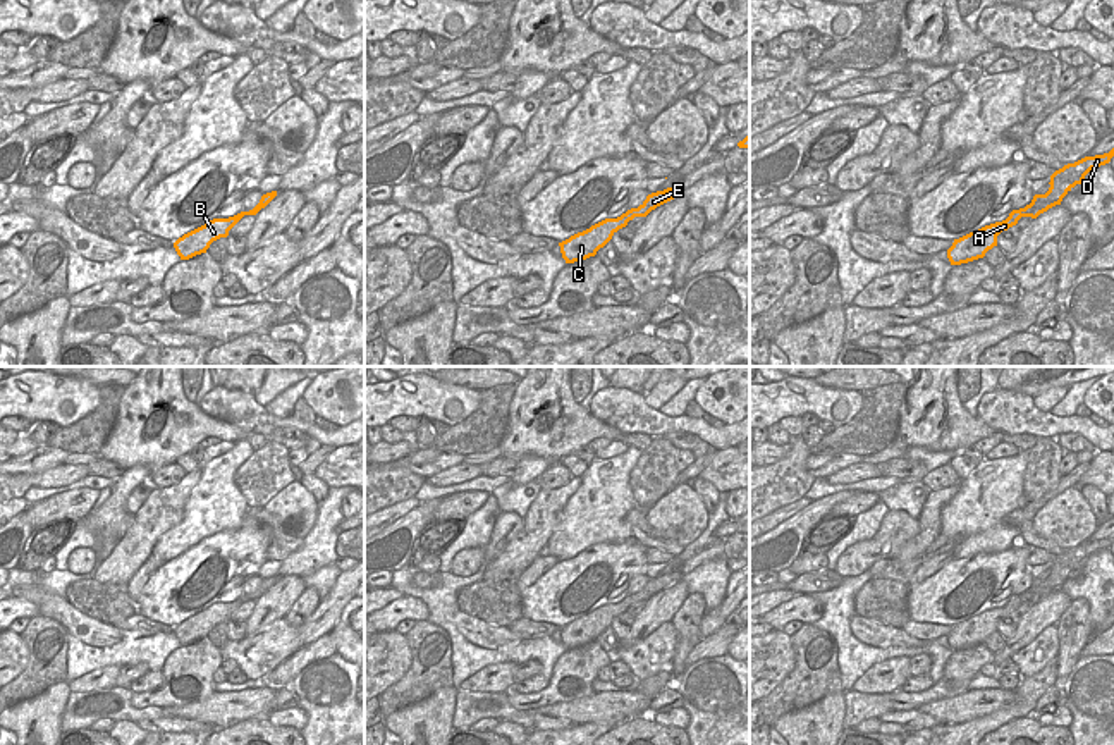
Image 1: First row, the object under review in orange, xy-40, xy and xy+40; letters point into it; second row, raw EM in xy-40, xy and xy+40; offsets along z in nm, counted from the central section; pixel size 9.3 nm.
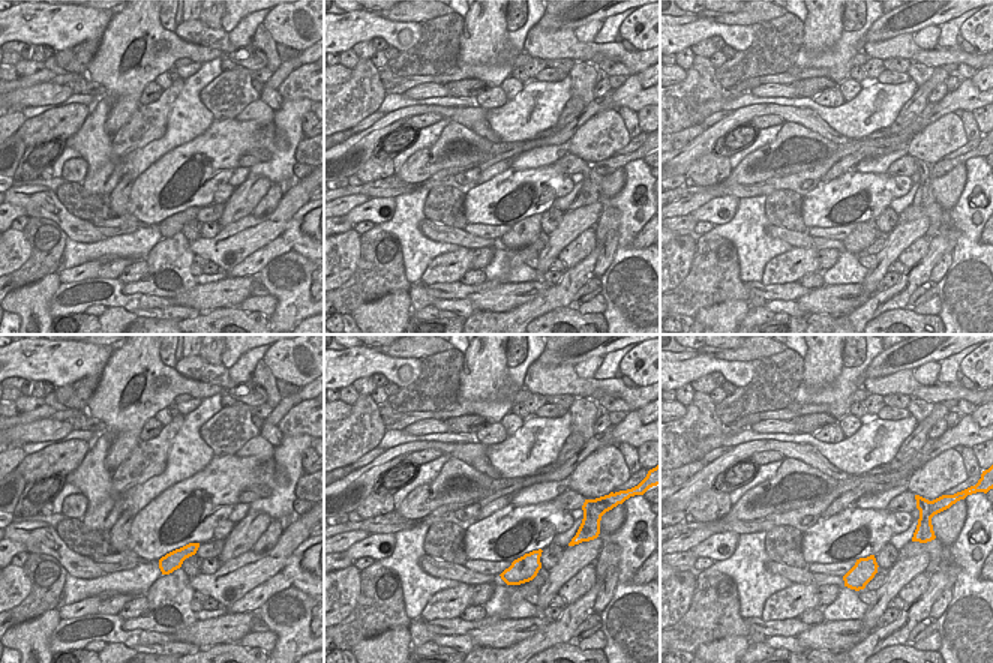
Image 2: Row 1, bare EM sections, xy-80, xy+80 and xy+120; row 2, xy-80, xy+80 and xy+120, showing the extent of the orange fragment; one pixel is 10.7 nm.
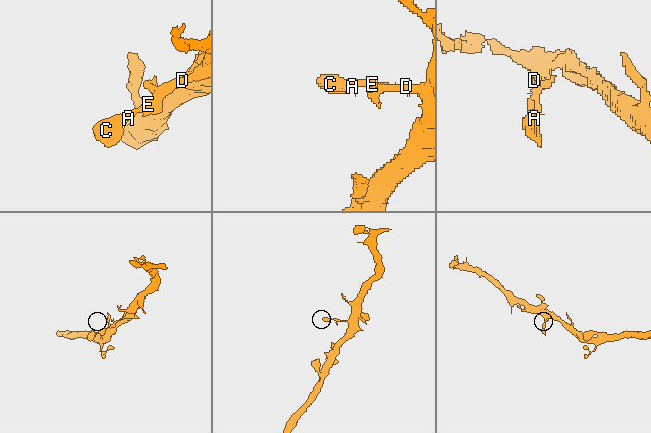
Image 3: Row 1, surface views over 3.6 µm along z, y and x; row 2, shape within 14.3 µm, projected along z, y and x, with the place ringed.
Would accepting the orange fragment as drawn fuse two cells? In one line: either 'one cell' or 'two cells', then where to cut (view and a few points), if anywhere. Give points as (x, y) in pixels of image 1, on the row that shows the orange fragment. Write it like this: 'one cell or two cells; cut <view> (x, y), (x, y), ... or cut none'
one cell; cut none

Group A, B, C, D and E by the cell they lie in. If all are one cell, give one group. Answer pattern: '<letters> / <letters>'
A B C D E

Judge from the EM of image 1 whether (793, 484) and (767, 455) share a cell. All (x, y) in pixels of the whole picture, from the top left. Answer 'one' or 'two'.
two

